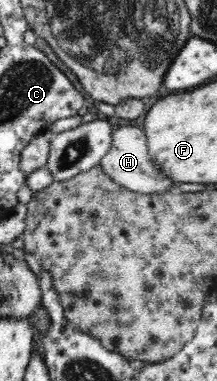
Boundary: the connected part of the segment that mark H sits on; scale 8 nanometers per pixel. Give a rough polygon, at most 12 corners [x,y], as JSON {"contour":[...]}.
{"contour":[[144,126],[112,131],[101,167],[134,193],[170,193],[178,182],[153,161]]}

